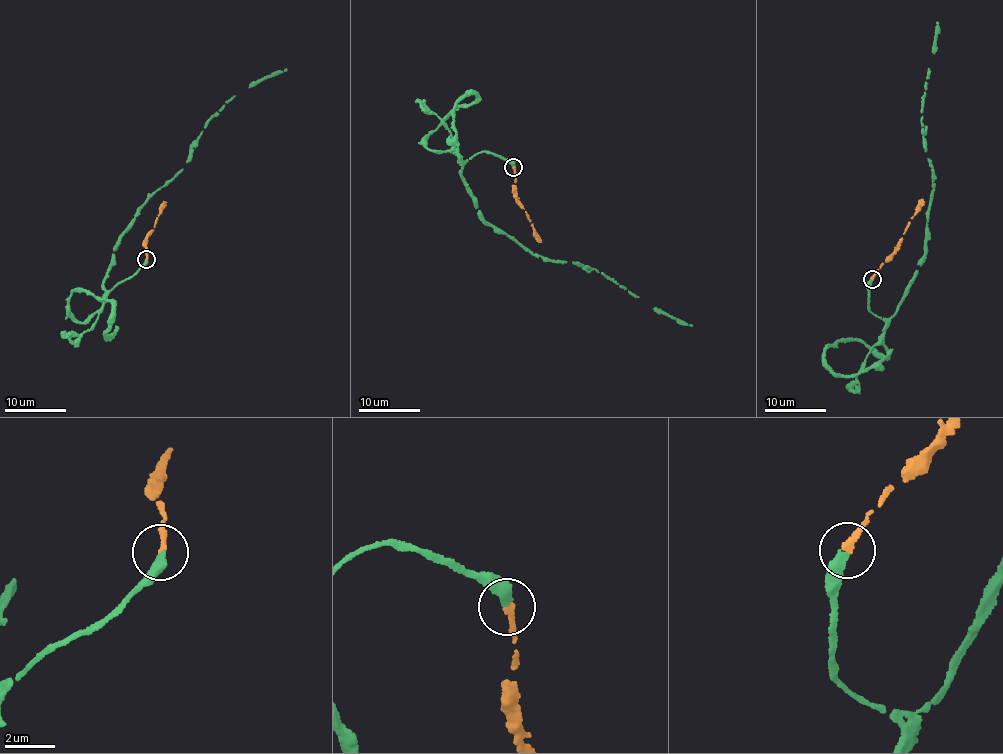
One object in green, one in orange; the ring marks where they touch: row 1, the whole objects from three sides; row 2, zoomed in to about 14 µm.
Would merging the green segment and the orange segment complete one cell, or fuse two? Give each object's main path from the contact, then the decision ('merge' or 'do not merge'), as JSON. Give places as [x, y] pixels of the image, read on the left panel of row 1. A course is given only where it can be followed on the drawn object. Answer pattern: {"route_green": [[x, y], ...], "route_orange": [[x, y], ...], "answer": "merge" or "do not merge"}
{"route_green": [[145, 260], [107, 291], [104, 285], [118, 236], [144, 200], [180, 173], [209, 118], [249, 86], [286, 69]], "route_orange": [[145, 259], [147, 252], [144, 244], [161, 206], [167, 202]], "answer": "merge"}

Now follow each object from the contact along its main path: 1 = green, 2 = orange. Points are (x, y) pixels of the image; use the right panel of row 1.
1: (872, 280), (869, 310), (887, 319), (896, 311), (920, 265), (933, 187), (921, 120), (921, 101), (938, 22)
2: (872, 278), (900, 241), (923, 199)

